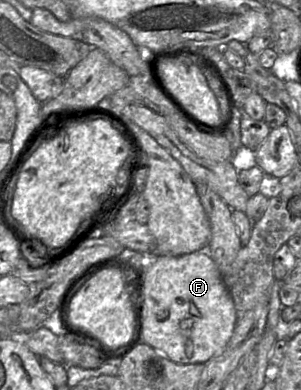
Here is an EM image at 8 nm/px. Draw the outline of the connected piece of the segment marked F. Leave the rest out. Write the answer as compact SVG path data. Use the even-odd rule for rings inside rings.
M207 250L180 256L149 257L146 265L140 265L136 273L143 305L142 338L145 344L177 364L205 364L223 351L233 334L237 313L221 271Z

